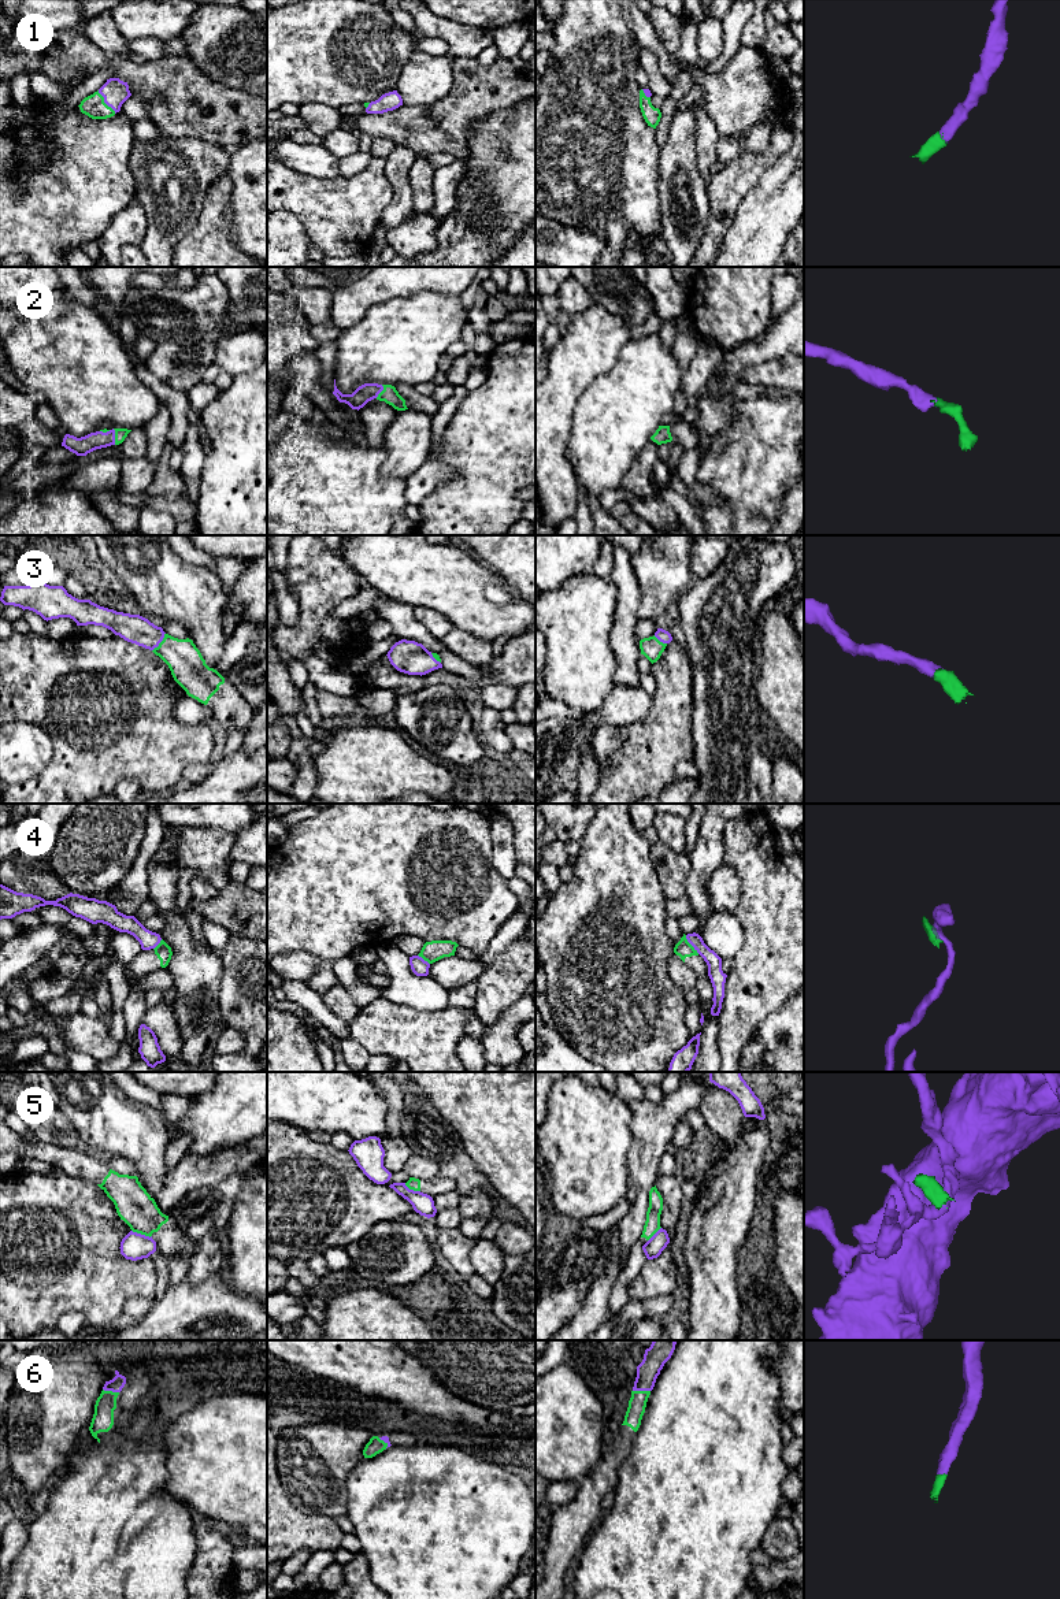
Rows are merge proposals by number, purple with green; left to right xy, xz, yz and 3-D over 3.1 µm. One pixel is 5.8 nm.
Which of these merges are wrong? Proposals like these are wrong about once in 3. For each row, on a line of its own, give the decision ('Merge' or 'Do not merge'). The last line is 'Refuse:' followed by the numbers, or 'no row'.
1: Merge
2: Merge
3: Merge
4: Do not merge
5: Do not merge
6: Merge
Refuse: 4, 5

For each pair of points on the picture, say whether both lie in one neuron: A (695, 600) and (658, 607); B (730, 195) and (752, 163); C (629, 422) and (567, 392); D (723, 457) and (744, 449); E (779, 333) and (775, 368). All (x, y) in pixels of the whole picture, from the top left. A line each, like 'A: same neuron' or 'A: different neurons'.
A: different neurons
B: same neuron
C: different neurons
D: same neuron
E: different neurons

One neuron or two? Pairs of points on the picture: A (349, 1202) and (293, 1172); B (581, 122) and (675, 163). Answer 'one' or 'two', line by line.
A: one
B: two

